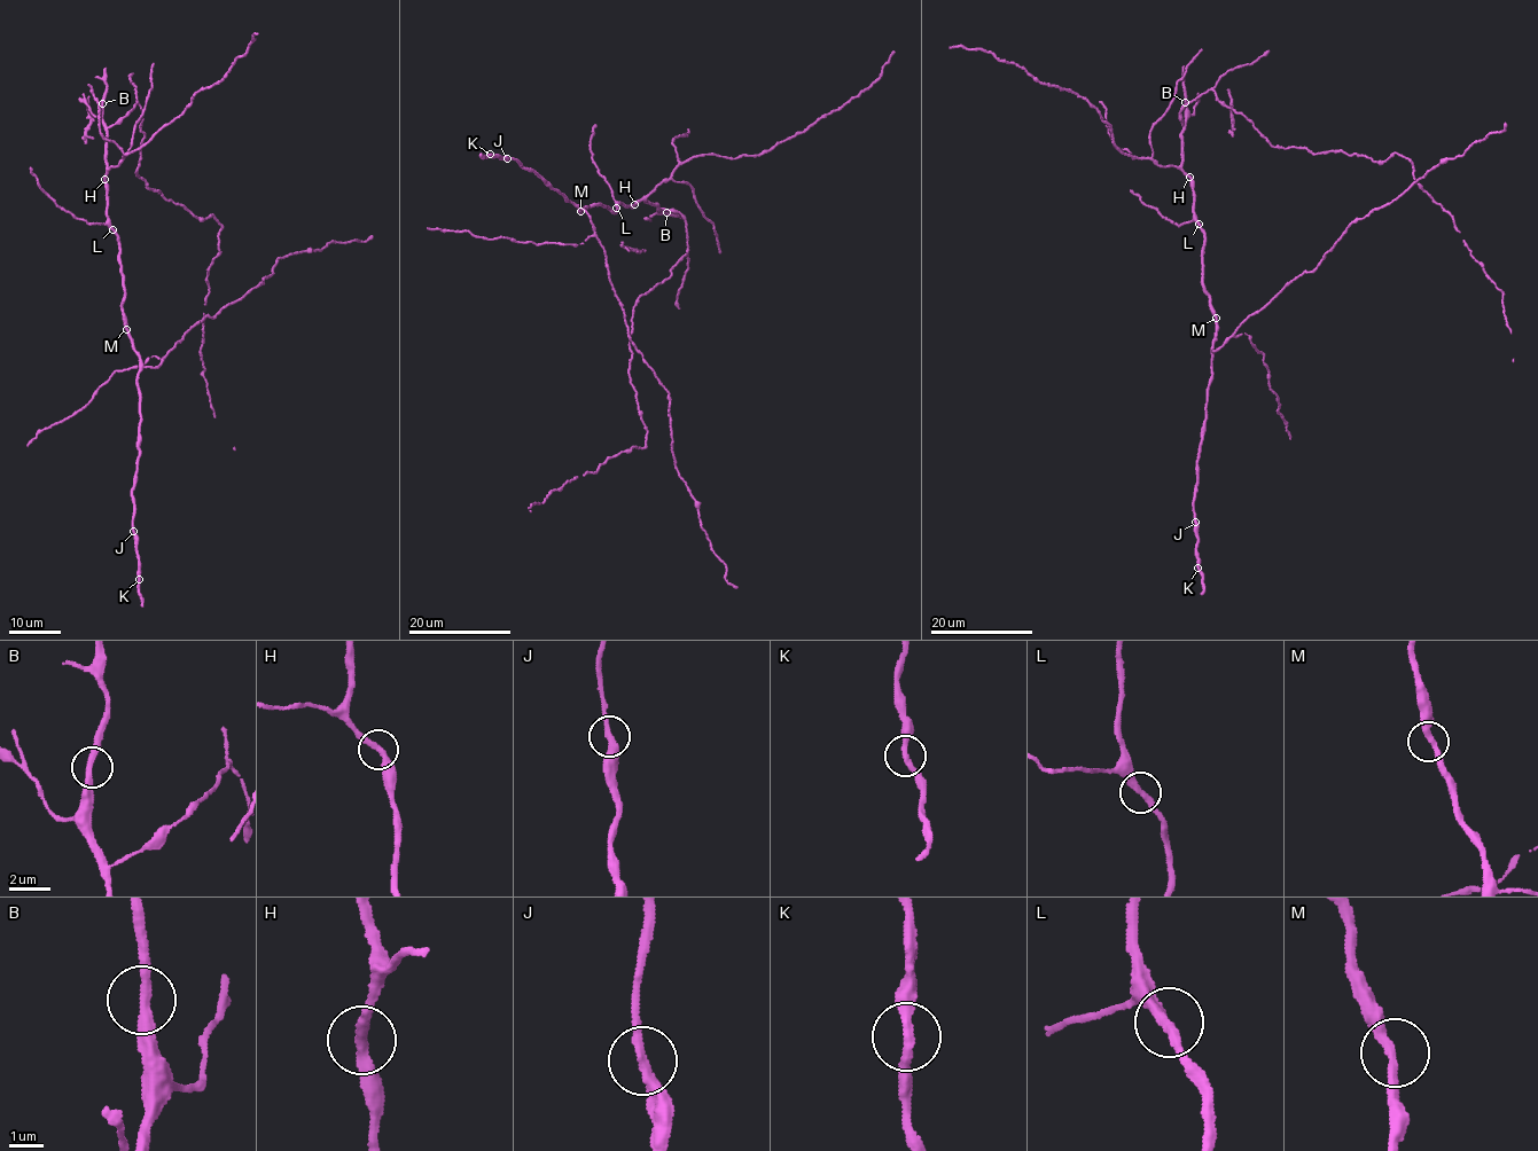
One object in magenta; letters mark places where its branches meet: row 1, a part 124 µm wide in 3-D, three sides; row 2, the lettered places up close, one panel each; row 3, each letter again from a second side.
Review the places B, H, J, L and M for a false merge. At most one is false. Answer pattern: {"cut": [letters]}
{"cut": []}

